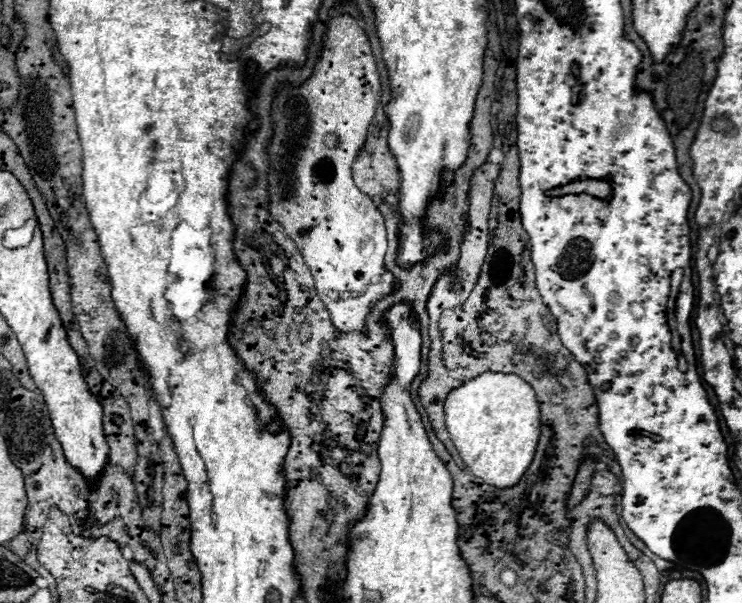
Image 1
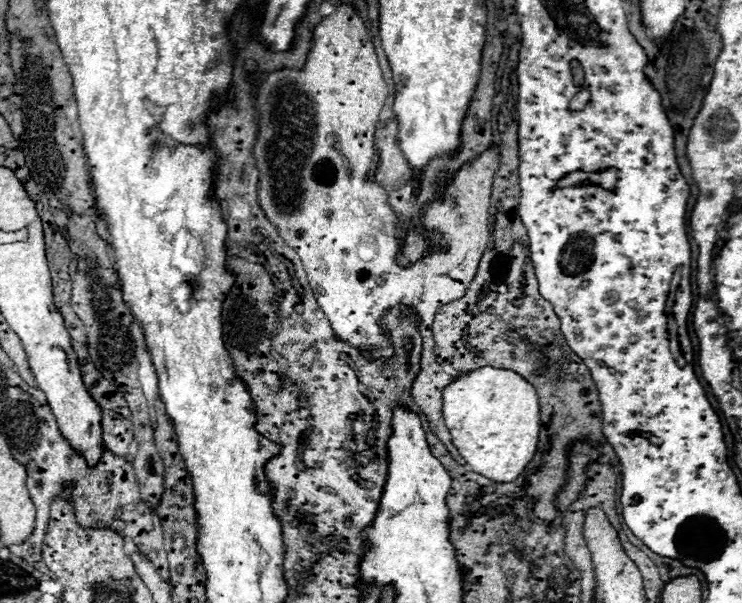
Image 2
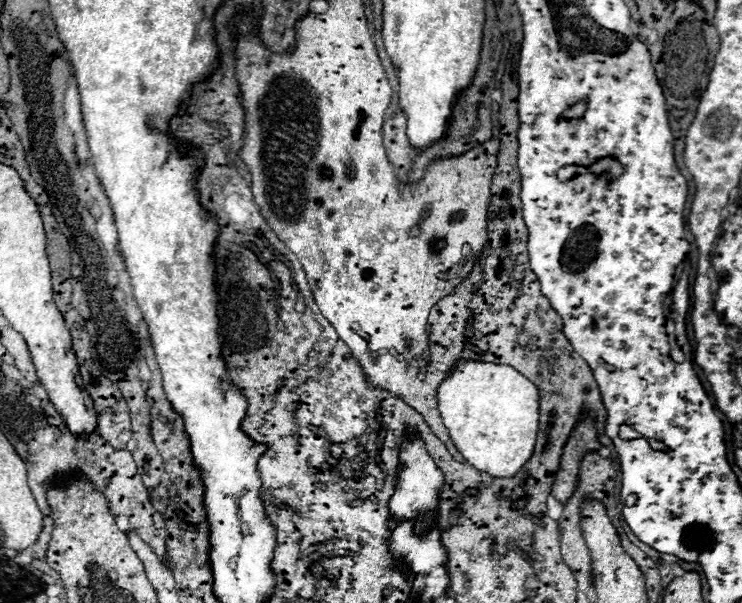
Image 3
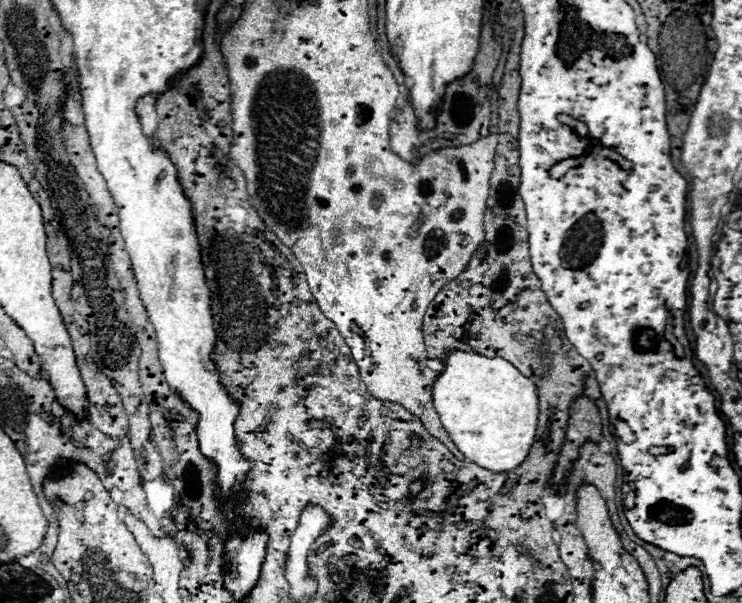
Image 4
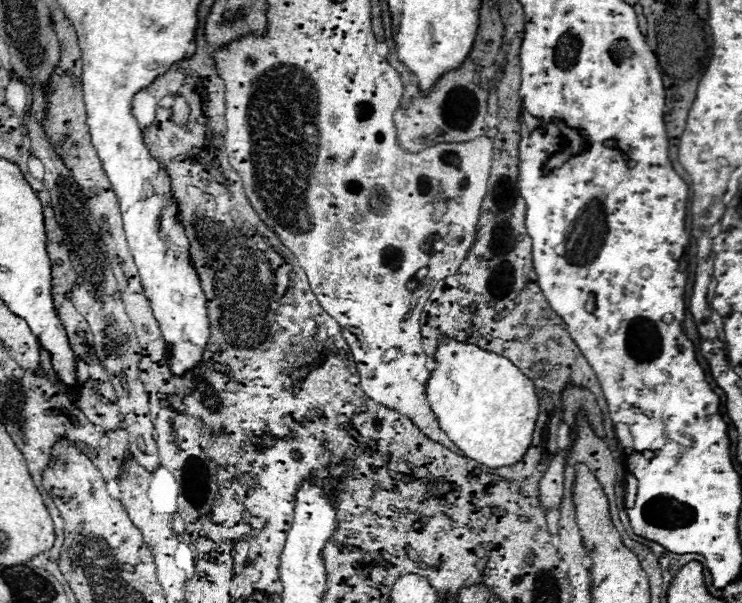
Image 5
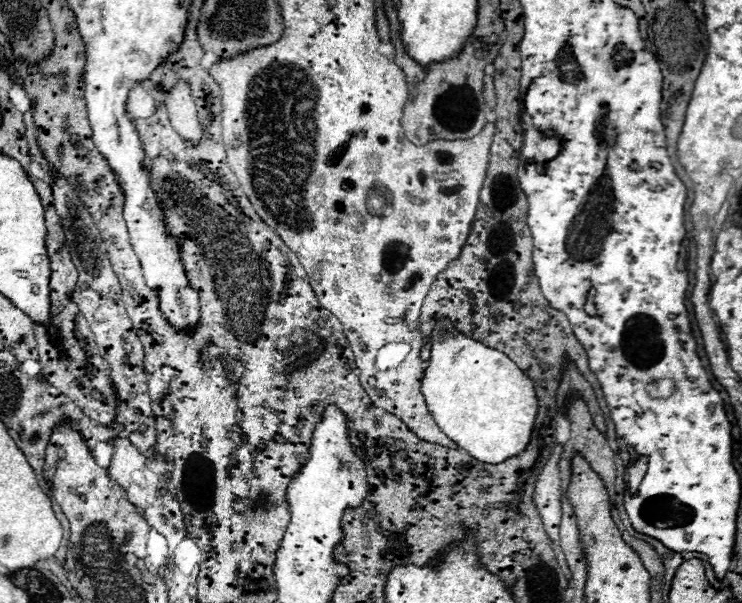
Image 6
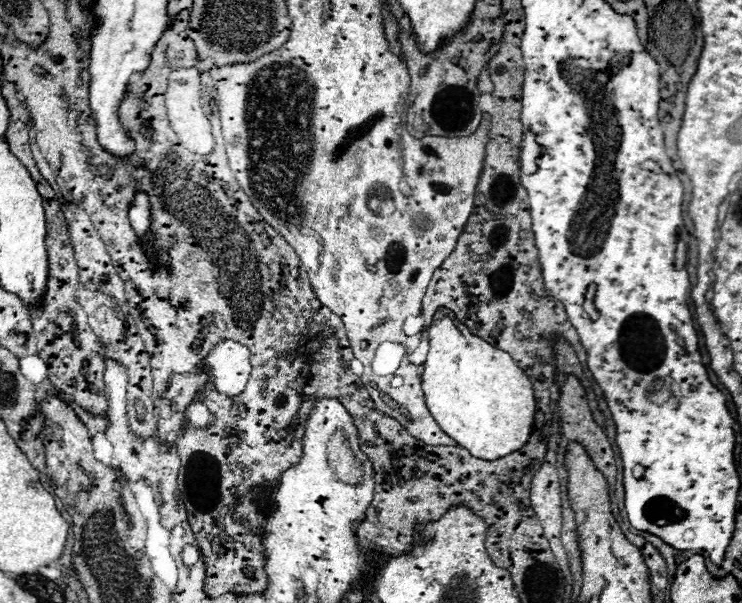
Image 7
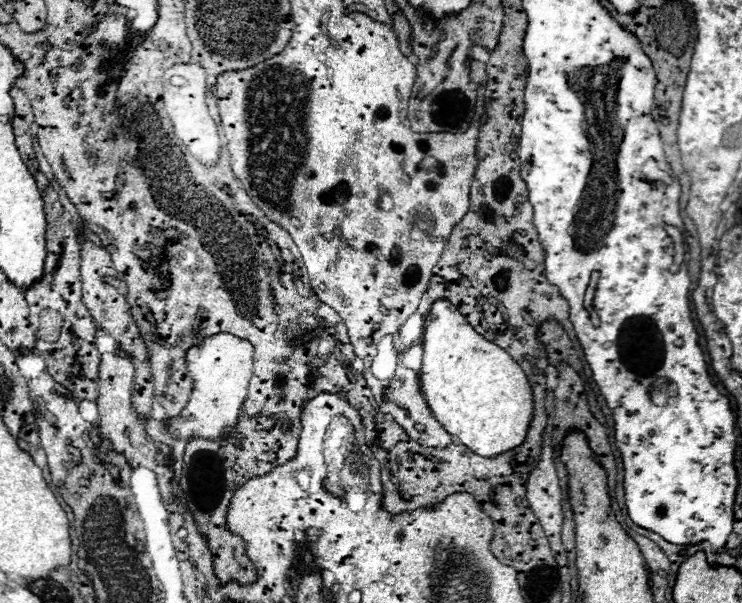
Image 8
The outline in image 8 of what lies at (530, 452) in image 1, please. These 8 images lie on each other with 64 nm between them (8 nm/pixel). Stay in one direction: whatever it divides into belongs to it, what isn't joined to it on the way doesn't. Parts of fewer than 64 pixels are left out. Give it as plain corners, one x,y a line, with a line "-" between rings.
446,300
436,302
426,320
420,386
434,418
474,454
490,458
524,444
534,414
526,374
506,350
476,334

